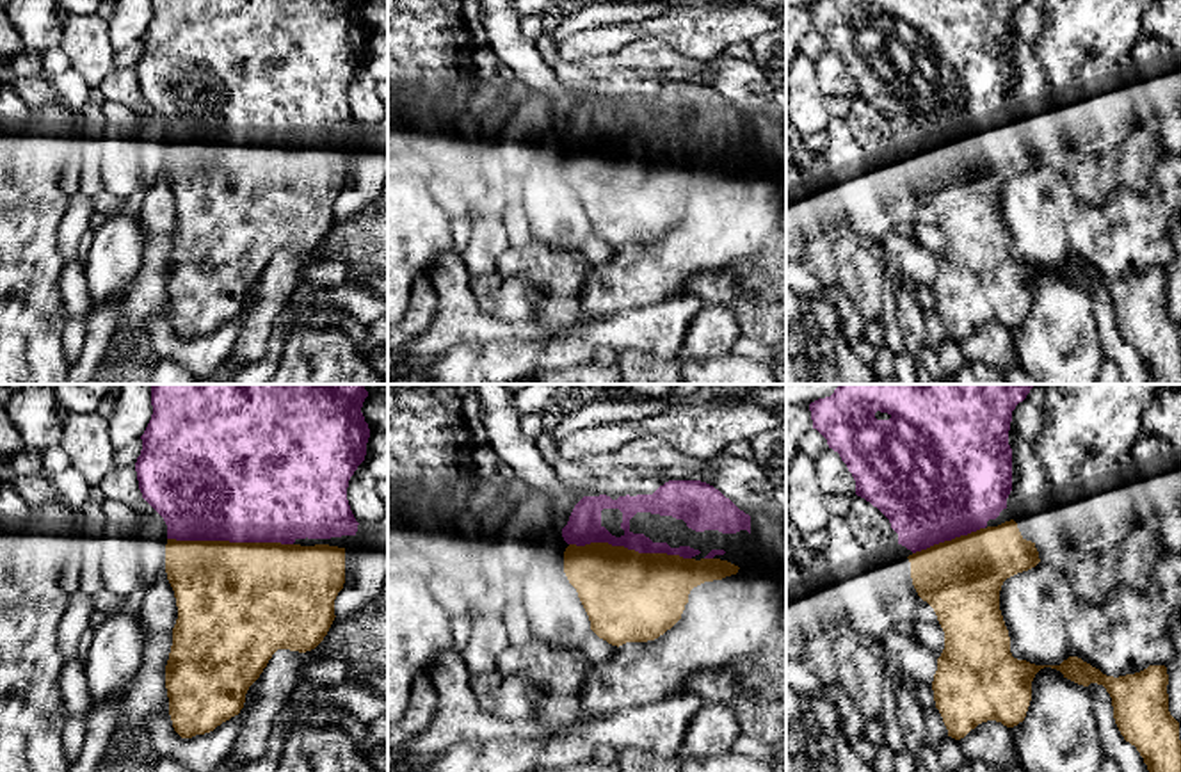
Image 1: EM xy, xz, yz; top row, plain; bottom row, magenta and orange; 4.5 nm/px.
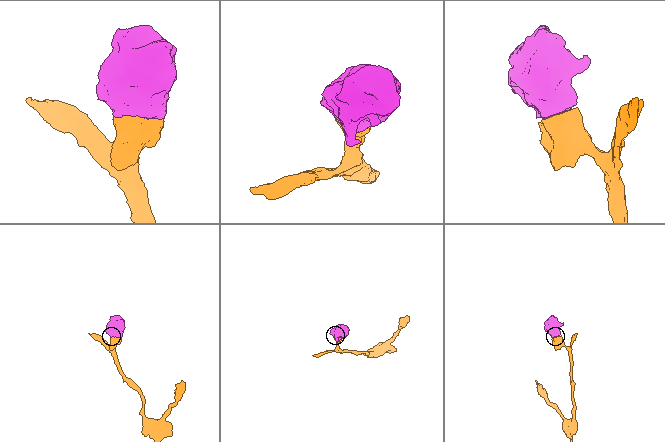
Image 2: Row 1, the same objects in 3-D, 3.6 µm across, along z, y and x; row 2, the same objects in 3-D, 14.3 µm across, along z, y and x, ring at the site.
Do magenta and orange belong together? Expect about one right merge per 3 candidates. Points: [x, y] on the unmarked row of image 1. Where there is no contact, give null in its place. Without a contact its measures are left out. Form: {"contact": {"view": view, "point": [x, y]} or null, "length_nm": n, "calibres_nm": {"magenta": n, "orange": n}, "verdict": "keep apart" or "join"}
{"contact": {"view": "xy", "point": [230, 143]}, "length_nm": 550, "calibres_nm": {"magenta": 500, "orange": 500}, "verdict": "join"}

